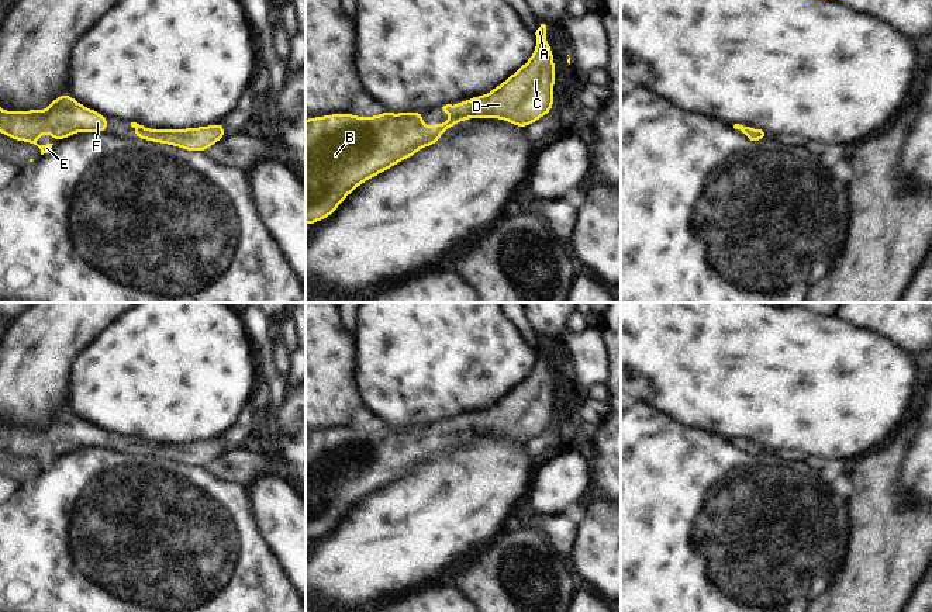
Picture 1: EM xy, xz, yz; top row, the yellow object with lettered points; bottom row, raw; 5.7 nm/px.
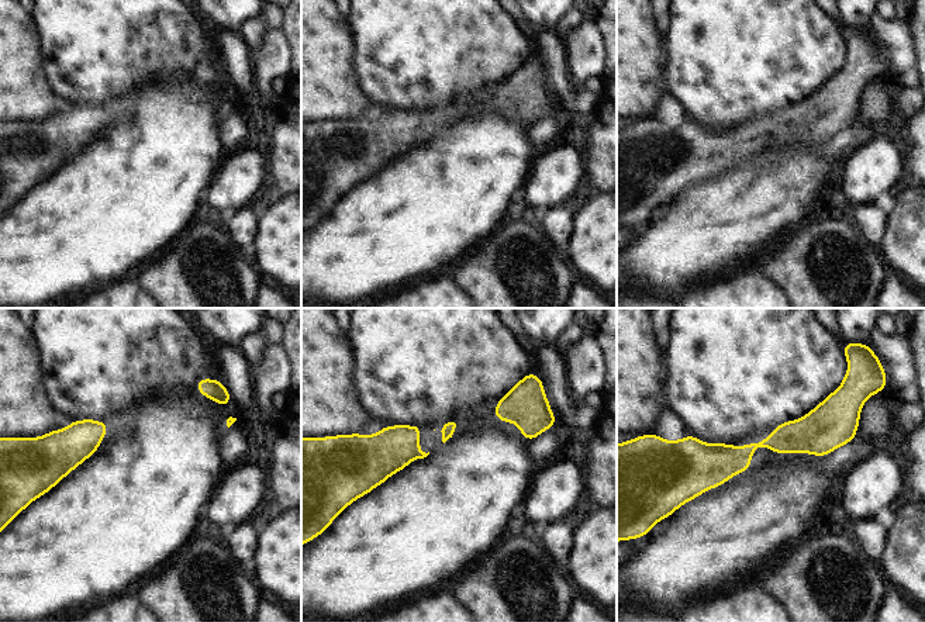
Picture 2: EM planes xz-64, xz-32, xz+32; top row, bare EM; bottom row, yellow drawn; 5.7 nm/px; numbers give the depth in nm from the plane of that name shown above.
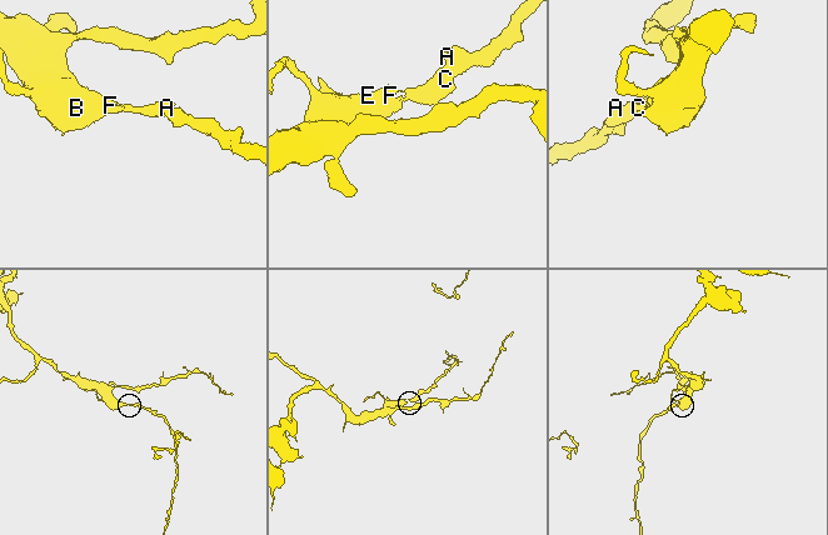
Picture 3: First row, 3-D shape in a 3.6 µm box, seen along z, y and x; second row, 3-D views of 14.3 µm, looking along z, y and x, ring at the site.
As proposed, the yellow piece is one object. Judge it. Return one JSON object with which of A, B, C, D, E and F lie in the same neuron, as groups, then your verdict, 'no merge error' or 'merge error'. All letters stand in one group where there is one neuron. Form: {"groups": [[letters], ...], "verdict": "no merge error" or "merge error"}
{"groups": [["A", "B", "C", "D", "E", "F"]], "verdict": "no merge error"}

